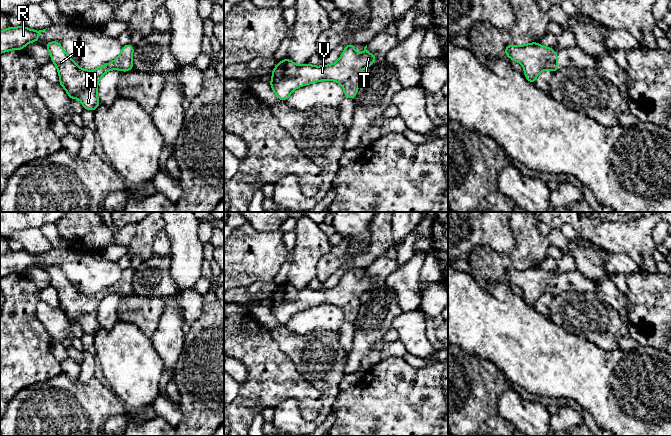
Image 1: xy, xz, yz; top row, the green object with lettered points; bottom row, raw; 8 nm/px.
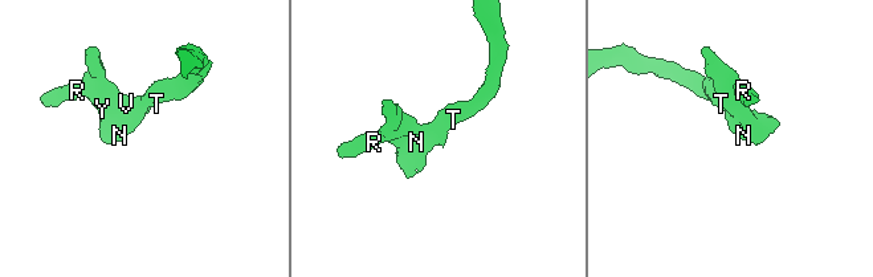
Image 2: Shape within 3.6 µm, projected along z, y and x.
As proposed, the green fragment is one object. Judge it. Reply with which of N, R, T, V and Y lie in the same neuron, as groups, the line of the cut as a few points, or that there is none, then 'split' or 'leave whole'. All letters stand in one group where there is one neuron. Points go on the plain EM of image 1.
N R T V Y | no cut | leave whole

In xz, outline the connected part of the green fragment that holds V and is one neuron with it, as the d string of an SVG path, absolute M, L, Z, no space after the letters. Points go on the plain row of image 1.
M346 268L340 282L330 289L313 290L308 286L298 290L286 282L279 285L271 295L270 310L280 325L286 325L291 317L301 310L331 304L343 311L346 322L354 324L361 306L360 297L373 290L376 283L376 279L369 277L366 272L367 269L363 276L358 278L354 268Z

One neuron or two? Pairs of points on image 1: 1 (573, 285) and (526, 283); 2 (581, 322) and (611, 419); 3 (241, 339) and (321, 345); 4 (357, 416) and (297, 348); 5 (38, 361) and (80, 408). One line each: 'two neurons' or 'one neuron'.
1: one neuron
2: two neurons
3: two neurons
4: two neurons
5: two neurons

